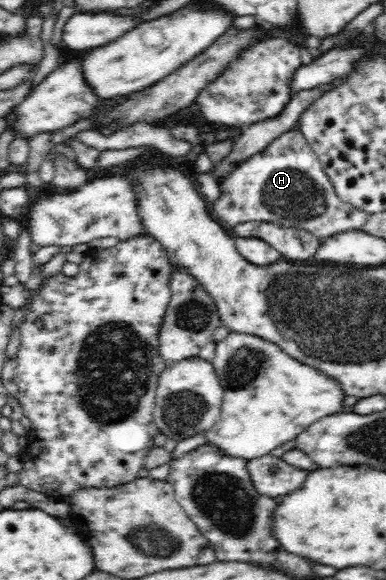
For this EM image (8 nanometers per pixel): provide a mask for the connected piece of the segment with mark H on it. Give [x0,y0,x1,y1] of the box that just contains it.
[213,128,368,239]

